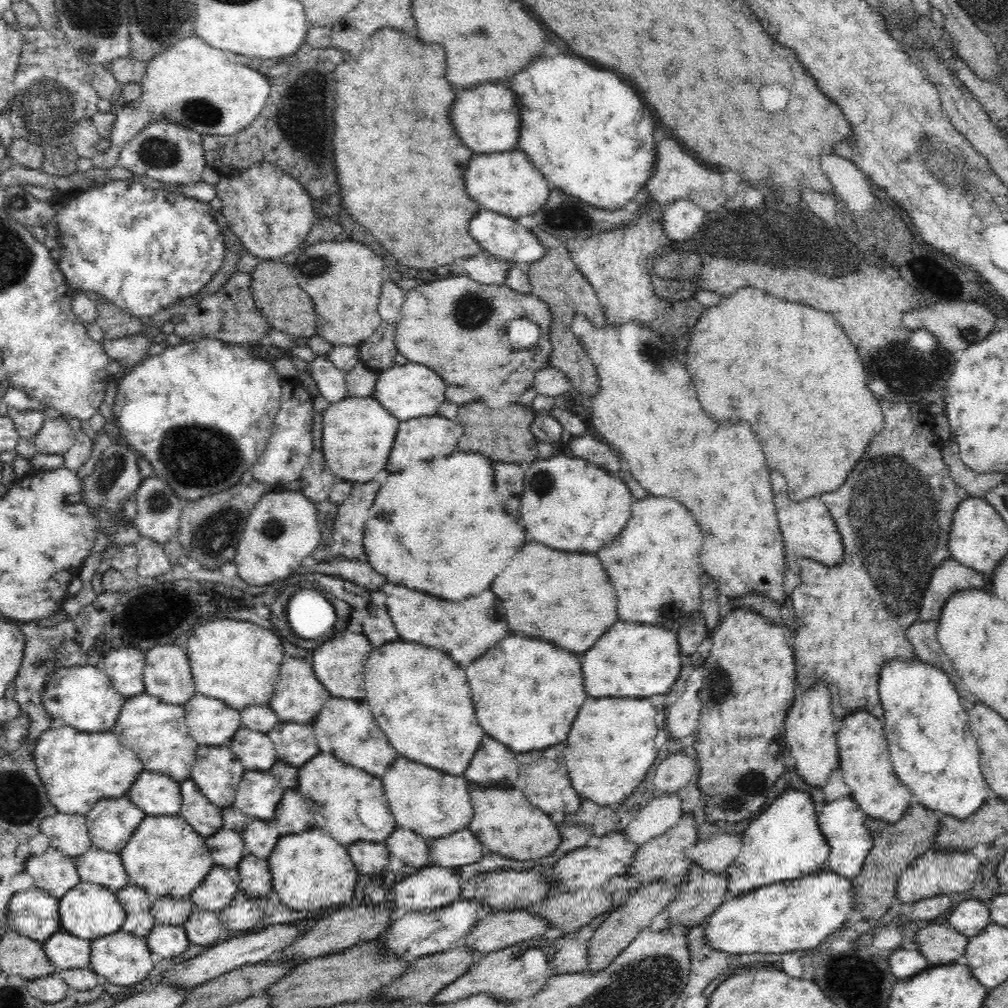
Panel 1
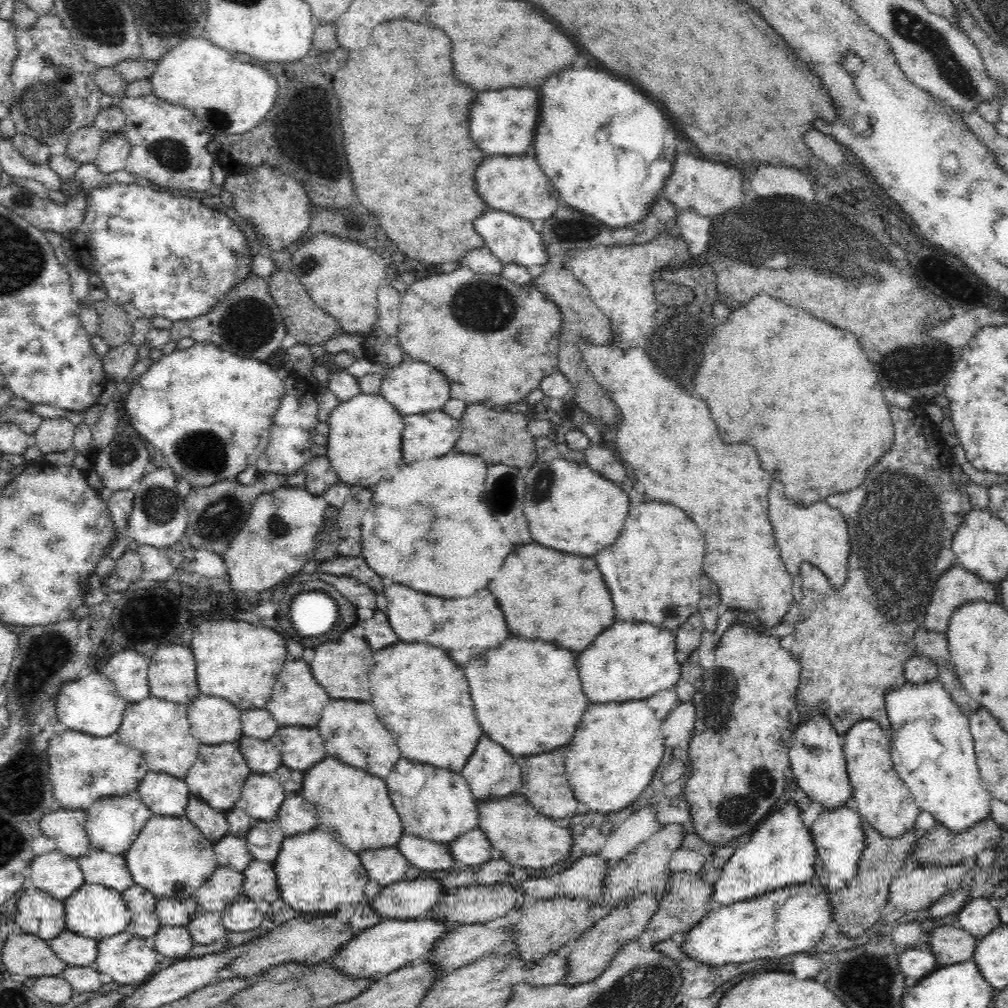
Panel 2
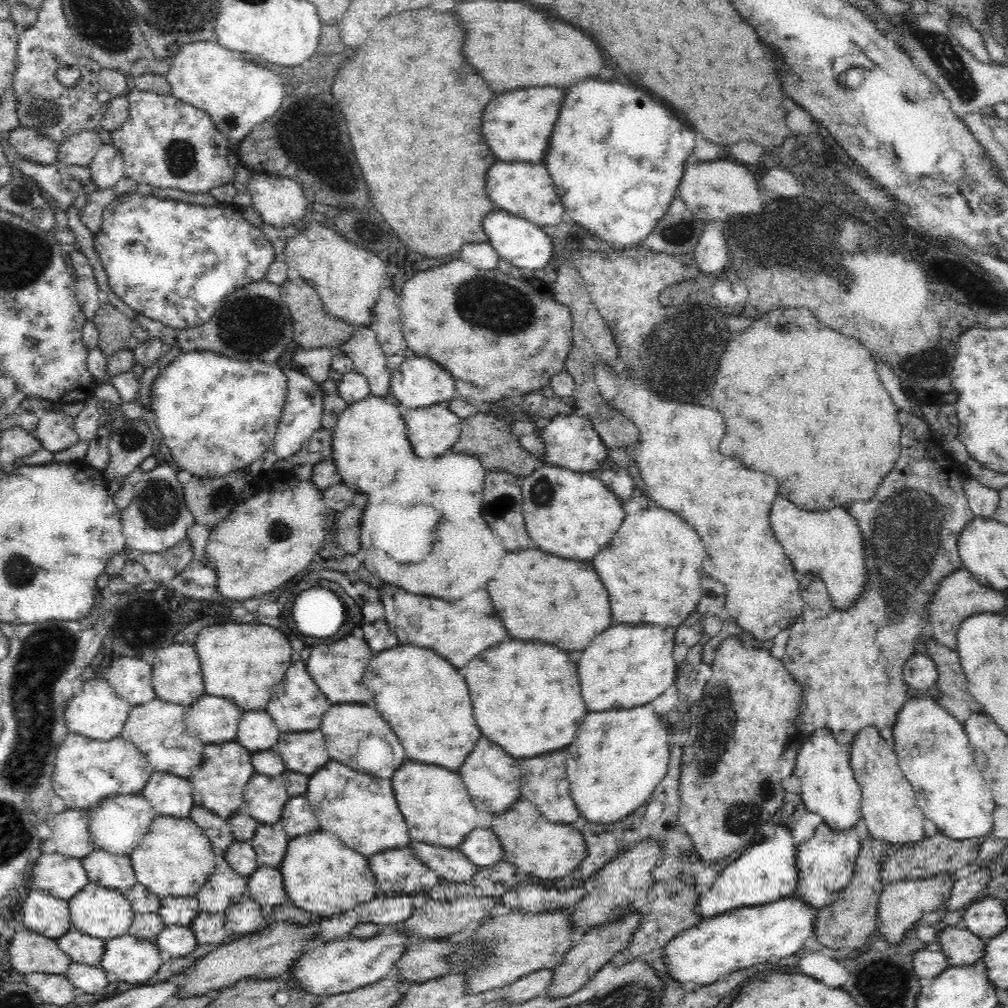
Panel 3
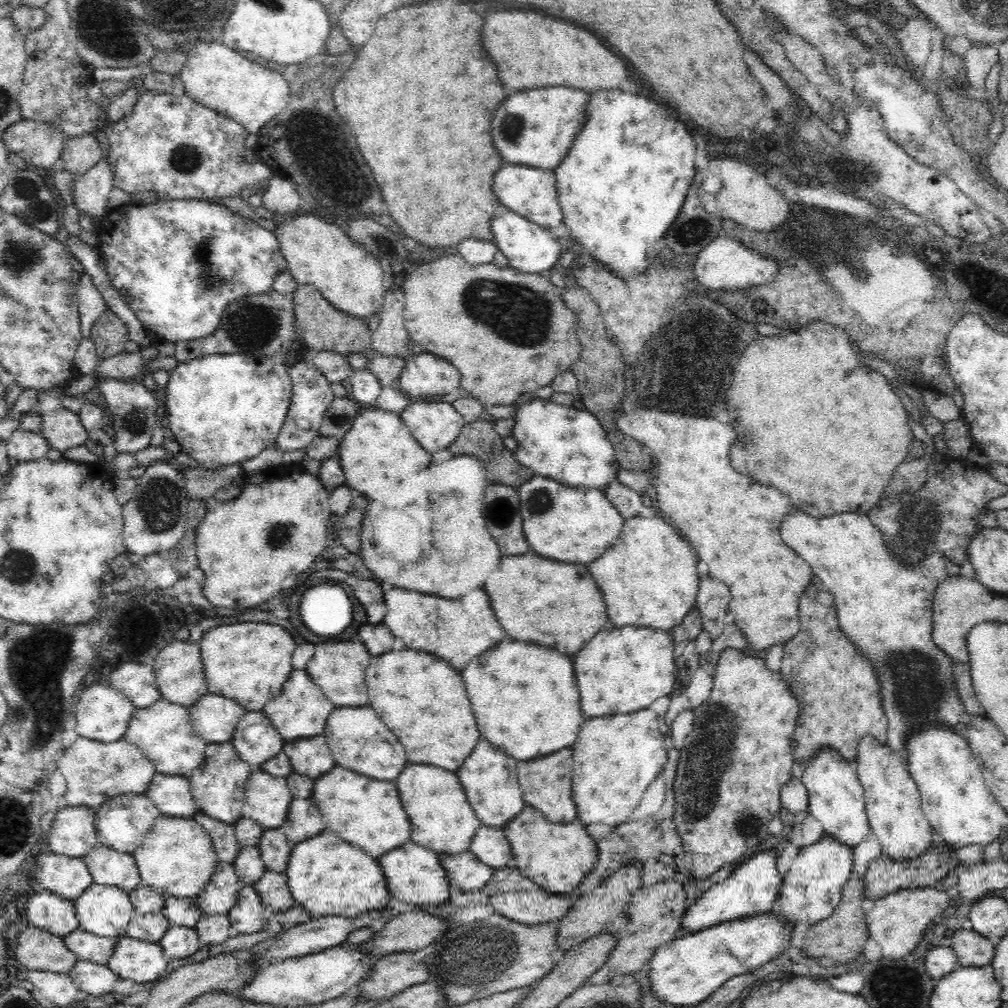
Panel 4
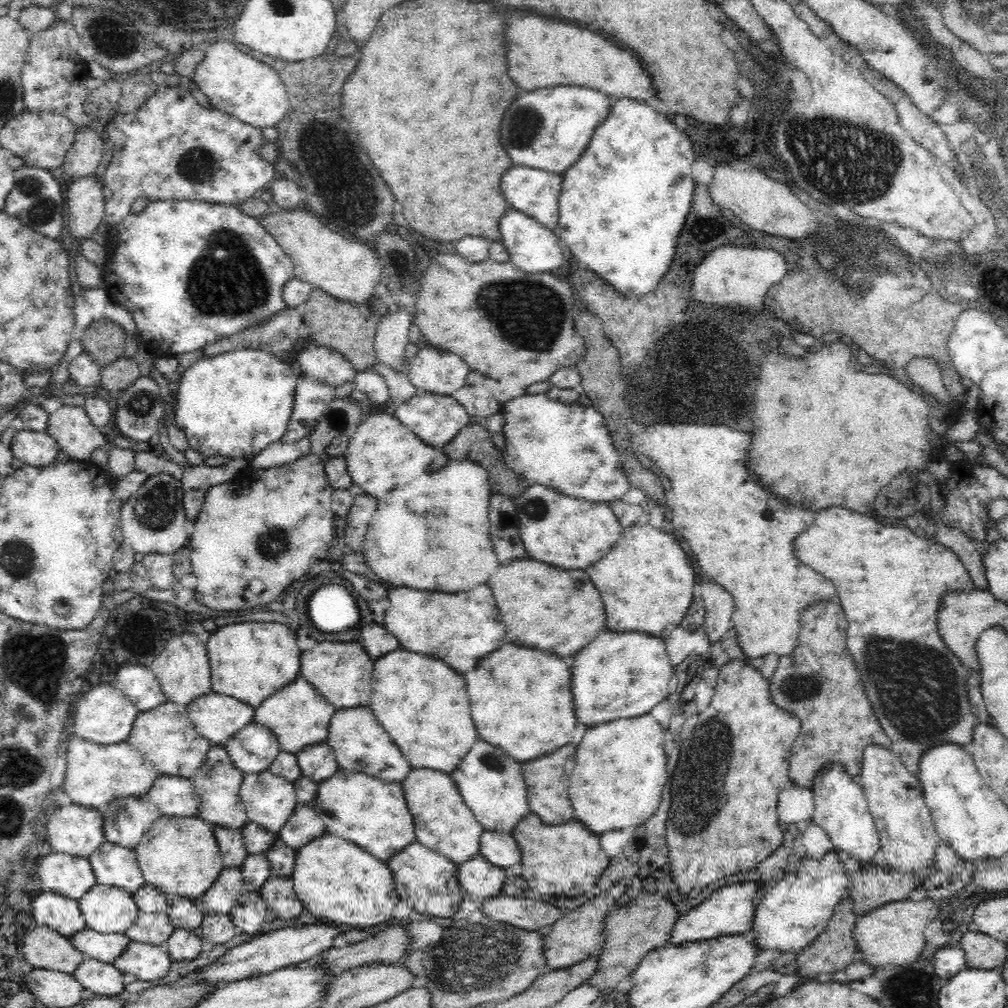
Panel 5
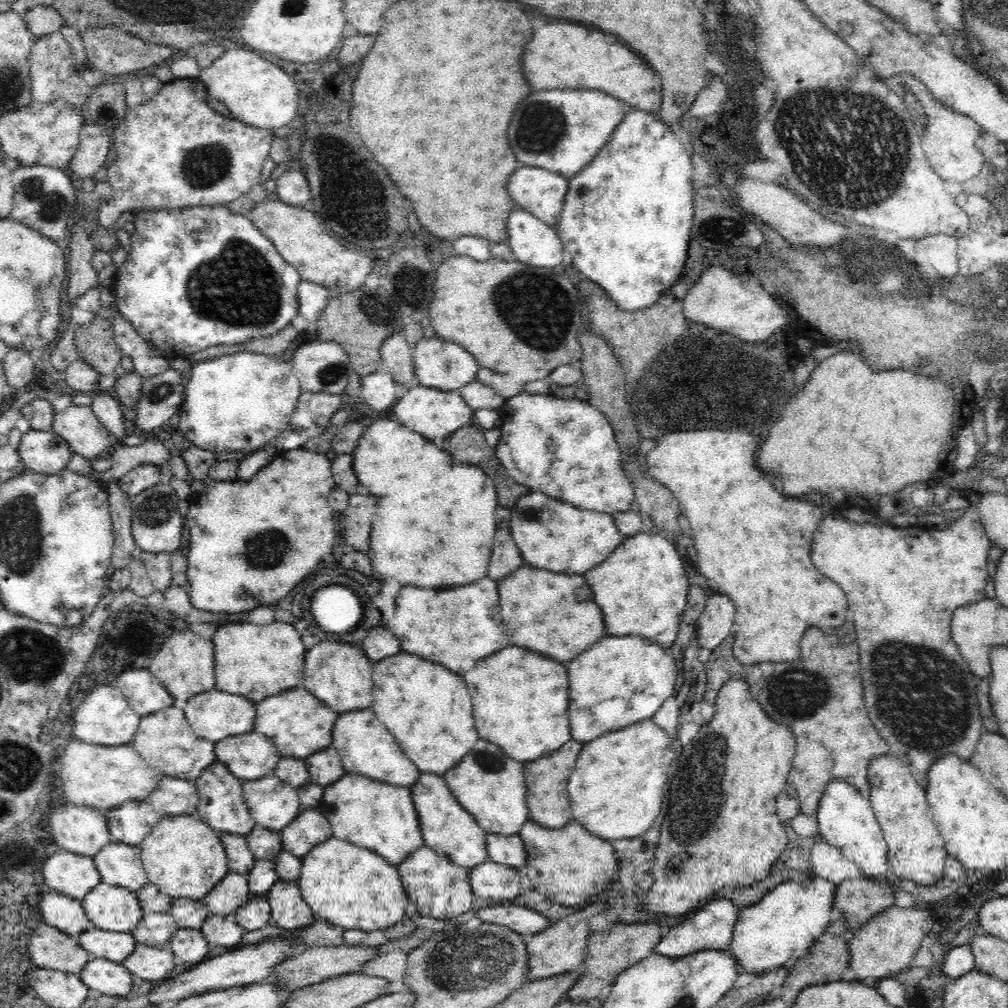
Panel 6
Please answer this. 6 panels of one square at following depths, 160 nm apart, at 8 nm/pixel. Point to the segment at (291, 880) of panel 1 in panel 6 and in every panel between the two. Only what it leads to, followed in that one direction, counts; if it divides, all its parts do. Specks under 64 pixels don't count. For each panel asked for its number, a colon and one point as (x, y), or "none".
2: (314, 872)
3: (320, 874)
4: (326, 875)
5: (335, 880)
6: (344, 884)

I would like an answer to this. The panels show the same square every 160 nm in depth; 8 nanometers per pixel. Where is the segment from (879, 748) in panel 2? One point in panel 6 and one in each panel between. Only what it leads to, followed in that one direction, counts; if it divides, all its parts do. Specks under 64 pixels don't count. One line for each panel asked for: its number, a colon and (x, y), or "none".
3: (889, 807)
4: (892, 799)
5: (907, 834)
6: (916, 848)

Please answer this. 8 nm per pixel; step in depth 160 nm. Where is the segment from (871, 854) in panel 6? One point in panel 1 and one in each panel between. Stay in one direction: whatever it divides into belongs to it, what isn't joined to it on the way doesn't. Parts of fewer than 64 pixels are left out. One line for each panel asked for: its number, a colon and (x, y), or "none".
1: (811, 728)
2: (819, 766)
3: (829, 788)
4: (837, 799)
5: (840, 808)

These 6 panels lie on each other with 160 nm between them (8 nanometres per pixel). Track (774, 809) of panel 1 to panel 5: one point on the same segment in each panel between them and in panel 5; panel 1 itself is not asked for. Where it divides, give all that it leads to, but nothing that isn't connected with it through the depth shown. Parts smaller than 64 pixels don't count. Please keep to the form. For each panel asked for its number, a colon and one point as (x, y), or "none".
2: (780, 852)
3: (766, 872)
4: (754, 886)
5: (729, 910)

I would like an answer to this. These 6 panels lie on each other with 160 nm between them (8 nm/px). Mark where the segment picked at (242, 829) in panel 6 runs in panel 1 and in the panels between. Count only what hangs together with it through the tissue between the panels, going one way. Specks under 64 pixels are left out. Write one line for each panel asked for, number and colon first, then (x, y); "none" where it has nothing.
1: (217, 772)
2: (217, 778)
3: (218, 784)
4: (218, 786)
5: (217, 783)

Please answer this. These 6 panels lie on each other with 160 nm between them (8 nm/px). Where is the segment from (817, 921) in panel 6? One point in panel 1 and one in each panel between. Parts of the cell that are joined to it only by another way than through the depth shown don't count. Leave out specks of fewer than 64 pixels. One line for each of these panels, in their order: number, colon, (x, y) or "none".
1: (842, 821)
2: (838, 834)
3: (826, 861)
4: (812, 889)
5: (789, 916)

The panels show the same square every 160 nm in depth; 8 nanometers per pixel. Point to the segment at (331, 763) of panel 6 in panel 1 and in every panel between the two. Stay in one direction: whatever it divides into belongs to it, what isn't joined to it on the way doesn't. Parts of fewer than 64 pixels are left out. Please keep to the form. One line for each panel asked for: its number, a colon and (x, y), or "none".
1: (295, 744)
2: (299, 746)
3: (305, 752)
4: (311, 756)
5: (318, 762)

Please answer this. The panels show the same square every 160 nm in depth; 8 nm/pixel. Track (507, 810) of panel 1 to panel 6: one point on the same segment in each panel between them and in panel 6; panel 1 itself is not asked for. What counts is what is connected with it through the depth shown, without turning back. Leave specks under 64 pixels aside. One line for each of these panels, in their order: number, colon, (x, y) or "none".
2: (527, 838)
3: (534, 845)
4: (556, 856)
5: (567, 859)
6: (569, 866)

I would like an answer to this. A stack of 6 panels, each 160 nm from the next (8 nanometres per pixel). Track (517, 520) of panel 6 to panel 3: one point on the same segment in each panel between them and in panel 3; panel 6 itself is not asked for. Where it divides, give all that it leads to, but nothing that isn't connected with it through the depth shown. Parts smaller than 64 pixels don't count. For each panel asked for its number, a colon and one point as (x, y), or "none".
3: (570, 514)
4: (564, 522)
5: (566, 531)

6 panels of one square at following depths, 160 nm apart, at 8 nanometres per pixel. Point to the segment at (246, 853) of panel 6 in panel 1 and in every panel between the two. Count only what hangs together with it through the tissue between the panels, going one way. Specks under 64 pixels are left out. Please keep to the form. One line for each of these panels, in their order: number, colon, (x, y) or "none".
1: (206, 818)
2: (213, 823)
3: (217, 828)
4: (223, 836)
5: (230, 841)

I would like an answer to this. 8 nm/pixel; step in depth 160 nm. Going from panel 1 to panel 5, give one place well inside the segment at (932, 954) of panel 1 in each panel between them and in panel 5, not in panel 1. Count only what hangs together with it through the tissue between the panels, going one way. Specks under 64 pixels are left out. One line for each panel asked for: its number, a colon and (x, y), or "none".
2: (950, 945)
3: (961, 947)
4: (972, 949)
5: (982, 951)

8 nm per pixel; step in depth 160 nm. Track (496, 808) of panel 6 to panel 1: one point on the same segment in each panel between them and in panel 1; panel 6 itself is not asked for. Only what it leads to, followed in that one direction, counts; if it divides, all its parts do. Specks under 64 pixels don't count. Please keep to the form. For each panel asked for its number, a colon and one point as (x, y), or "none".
1: (494, 766)
2: (492, 773)
3: (491, 776)
4: (484, 776)
5: (491, 784)

